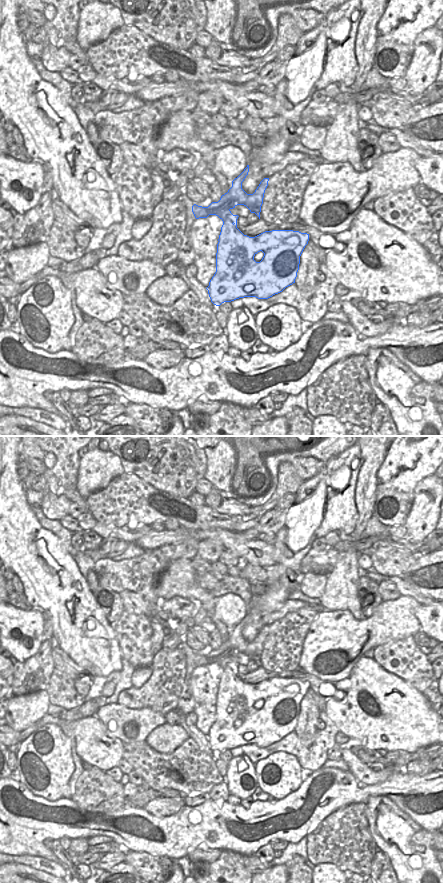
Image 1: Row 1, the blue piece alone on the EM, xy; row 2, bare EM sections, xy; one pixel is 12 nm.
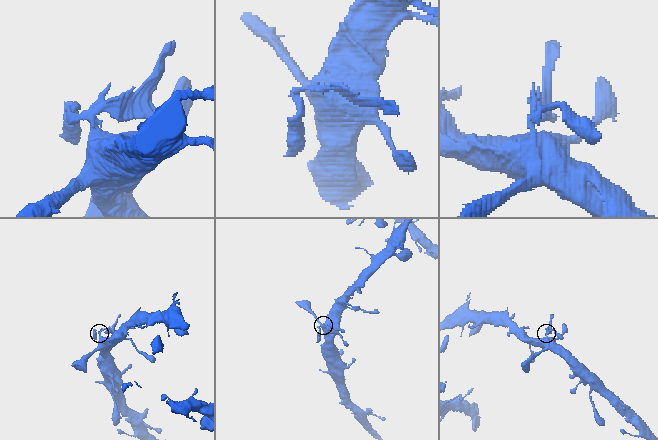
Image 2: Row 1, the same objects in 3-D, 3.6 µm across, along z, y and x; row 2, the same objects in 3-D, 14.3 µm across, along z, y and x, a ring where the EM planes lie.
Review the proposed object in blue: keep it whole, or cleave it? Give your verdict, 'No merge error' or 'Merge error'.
No merge error

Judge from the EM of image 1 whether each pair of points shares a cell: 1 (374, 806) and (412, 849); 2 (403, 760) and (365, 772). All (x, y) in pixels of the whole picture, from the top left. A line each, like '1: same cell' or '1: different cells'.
1: same cell
2: same cell

